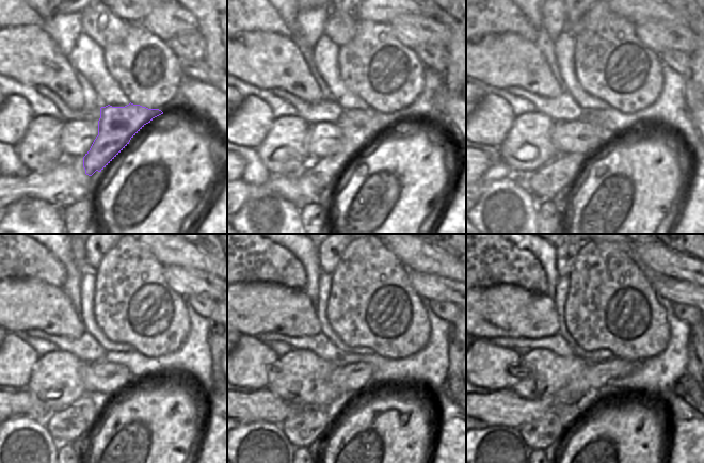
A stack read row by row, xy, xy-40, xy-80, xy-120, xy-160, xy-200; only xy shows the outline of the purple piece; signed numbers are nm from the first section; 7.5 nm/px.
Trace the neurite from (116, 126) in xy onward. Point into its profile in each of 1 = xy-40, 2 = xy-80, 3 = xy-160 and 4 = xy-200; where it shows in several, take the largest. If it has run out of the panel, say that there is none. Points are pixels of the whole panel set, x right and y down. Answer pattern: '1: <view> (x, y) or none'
1: xy-40 (357, 126)
2: xy-80 (544, 184)
3: xy-160 (303, 428)
4: xy-200 (539, 434)

